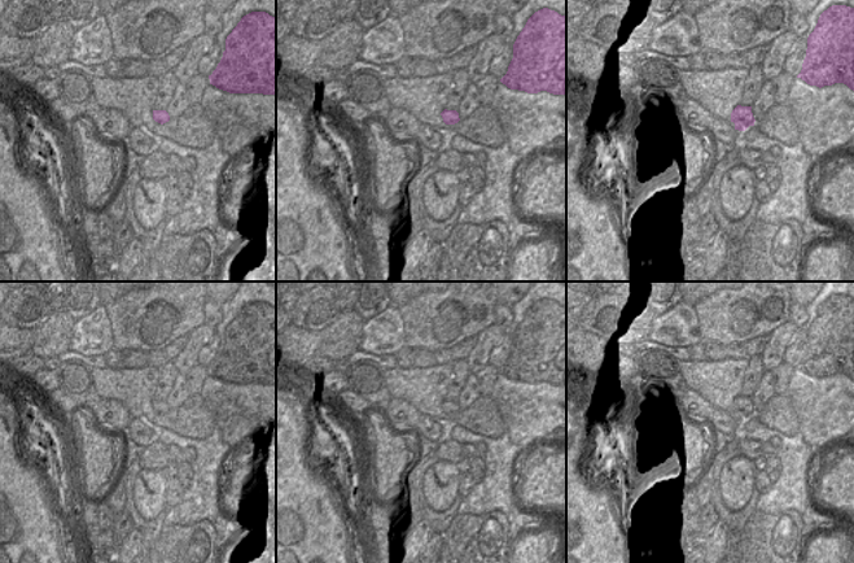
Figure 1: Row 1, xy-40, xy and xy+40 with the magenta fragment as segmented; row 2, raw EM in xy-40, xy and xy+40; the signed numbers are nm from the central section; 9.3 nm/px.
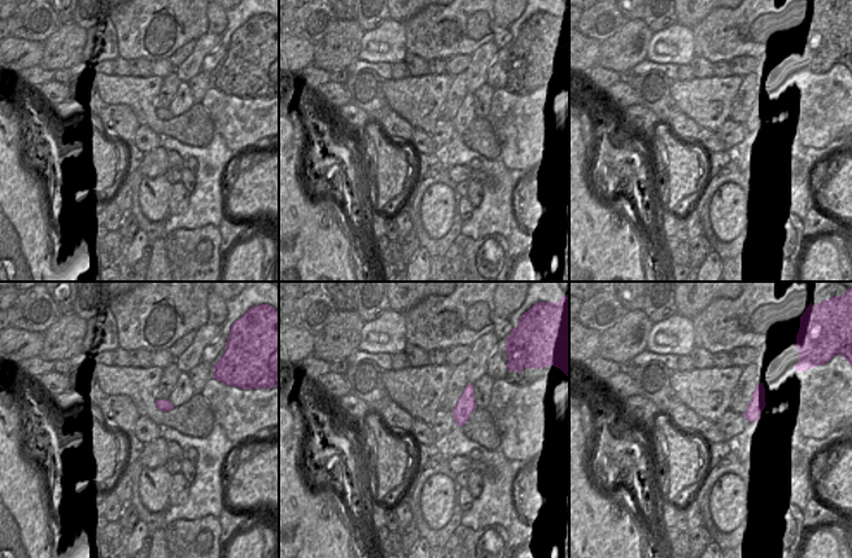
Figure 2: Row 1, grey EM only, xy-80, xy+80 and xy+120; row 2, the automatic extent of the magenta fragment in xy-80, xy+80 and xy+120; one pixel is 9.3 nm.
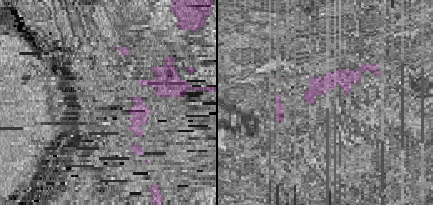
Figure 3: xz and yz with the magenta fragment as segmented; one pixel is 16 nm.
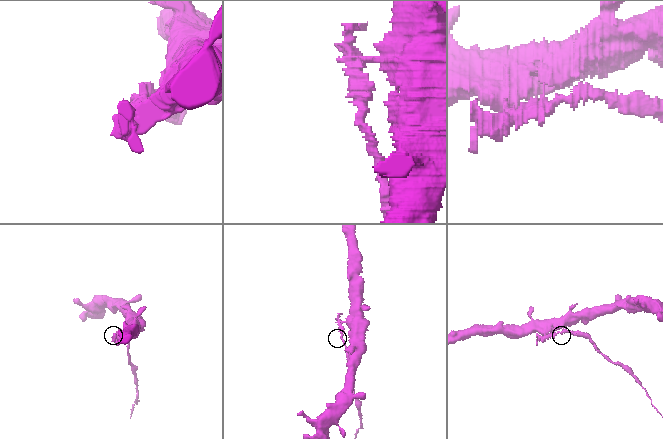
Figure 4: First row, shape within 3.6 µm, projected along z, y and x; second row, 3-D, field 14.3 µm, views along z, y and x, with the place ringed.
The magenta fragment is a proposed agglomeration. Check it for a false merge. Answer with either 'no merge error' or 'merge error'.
merge error

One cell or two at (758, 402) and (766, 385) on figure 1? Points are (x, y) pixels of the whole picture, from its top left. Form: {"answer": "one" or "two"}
{"answer": "one"}

